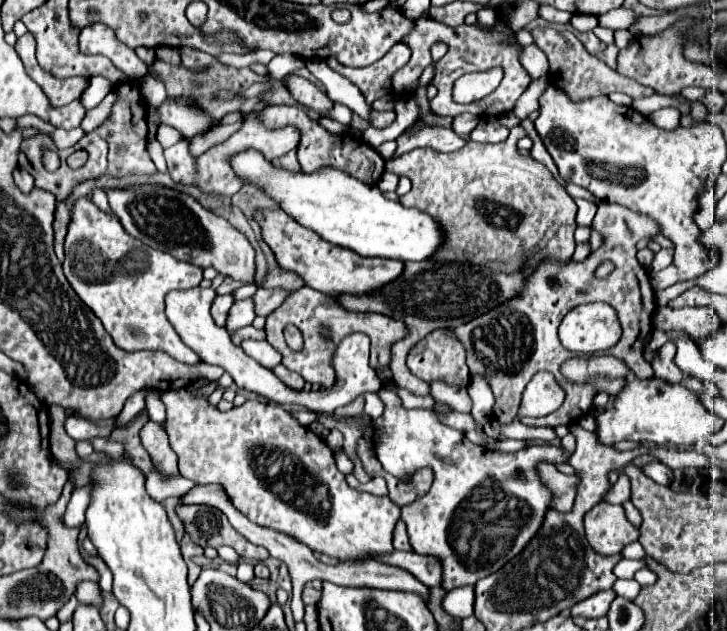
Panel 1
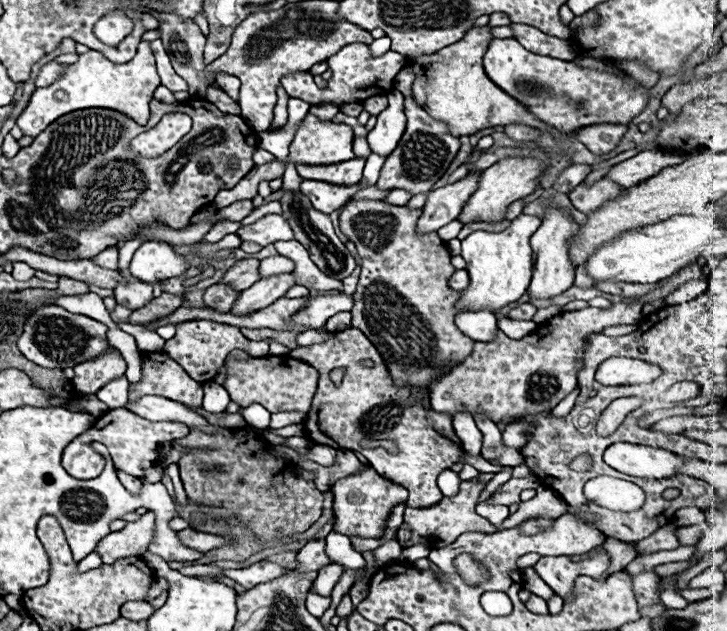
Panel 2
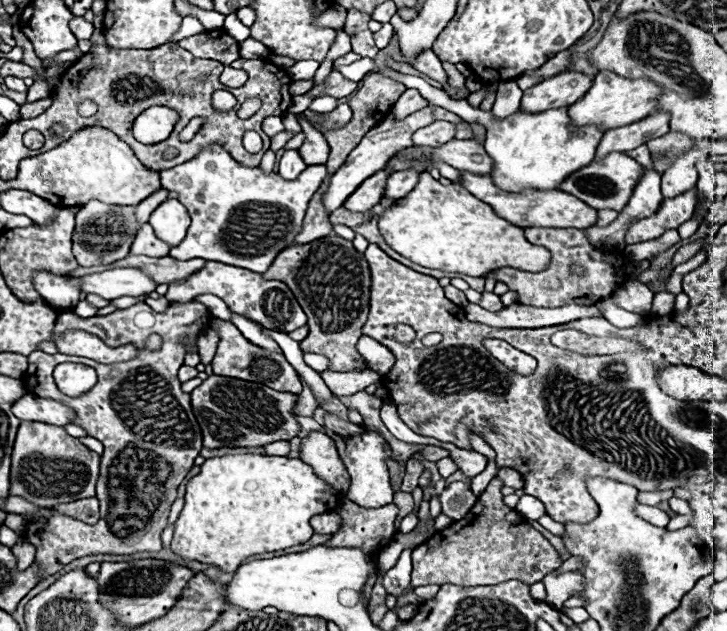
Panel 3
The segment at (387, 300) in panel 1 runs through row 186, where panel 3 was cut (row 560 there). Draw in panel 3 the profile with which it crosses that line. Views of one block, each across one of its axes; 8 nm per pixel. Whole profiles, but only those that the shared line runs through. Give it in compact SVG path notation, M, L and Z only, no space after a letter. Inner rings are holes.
M494 478L488 488L480 494L478 502L472 506L472 510L466 514L466 518L460 518L452 522L452 526L438 530L434 536L430 536L424 544L412 550L412 586L426 586L426 584L456 584L456 586L492 586L504 580L522 580L526 584L540 582L548 572L558 570L562 566L560 554L554 550L554 546L538 532L534 530L526 518L522 518L516 510L504 504L502 494L502 480Z

